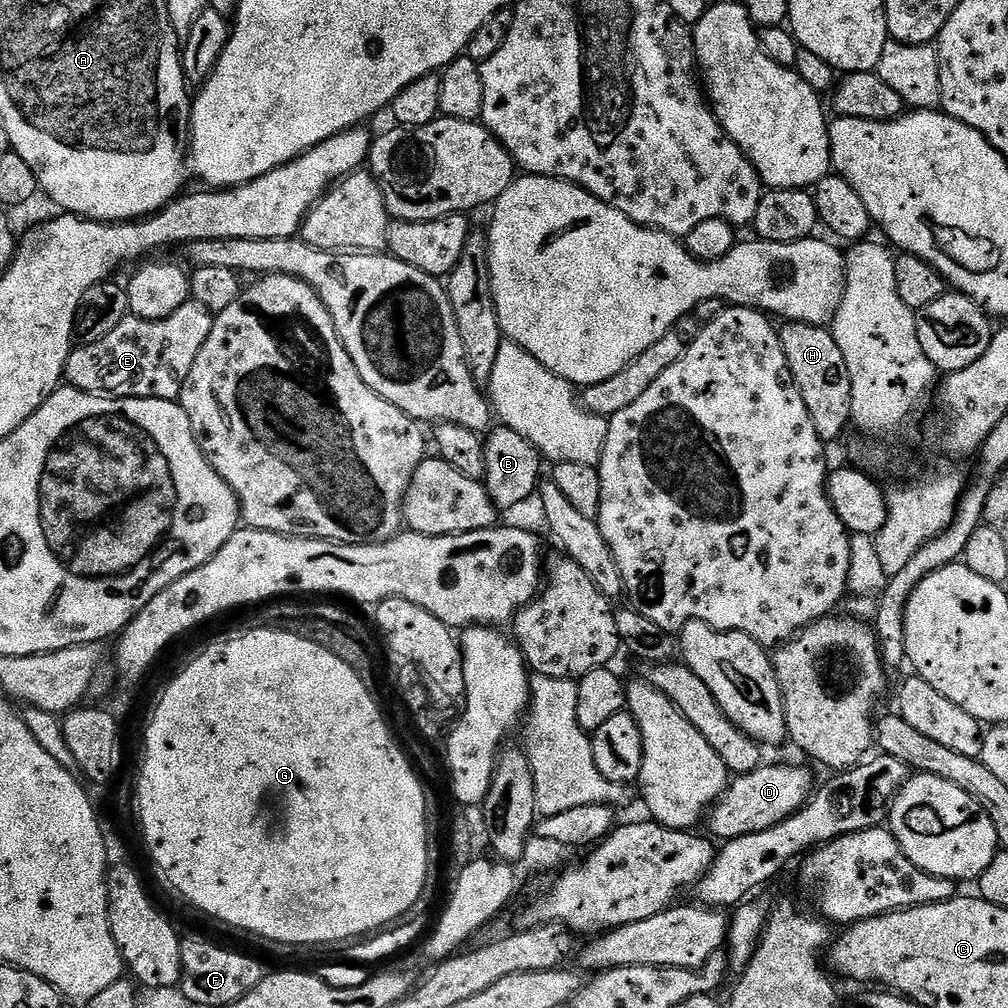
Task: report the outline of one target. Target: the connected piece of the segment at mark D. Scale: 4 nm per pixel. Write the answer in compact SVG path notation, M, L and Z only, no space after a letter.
M767 764L755 768L753 772L739 773L712 805L706 816L706 825L709 828L707 831L717 841L727 842L746 834L770 830L808 803L808 797L814 791L810 769L799 768L796 764Z

